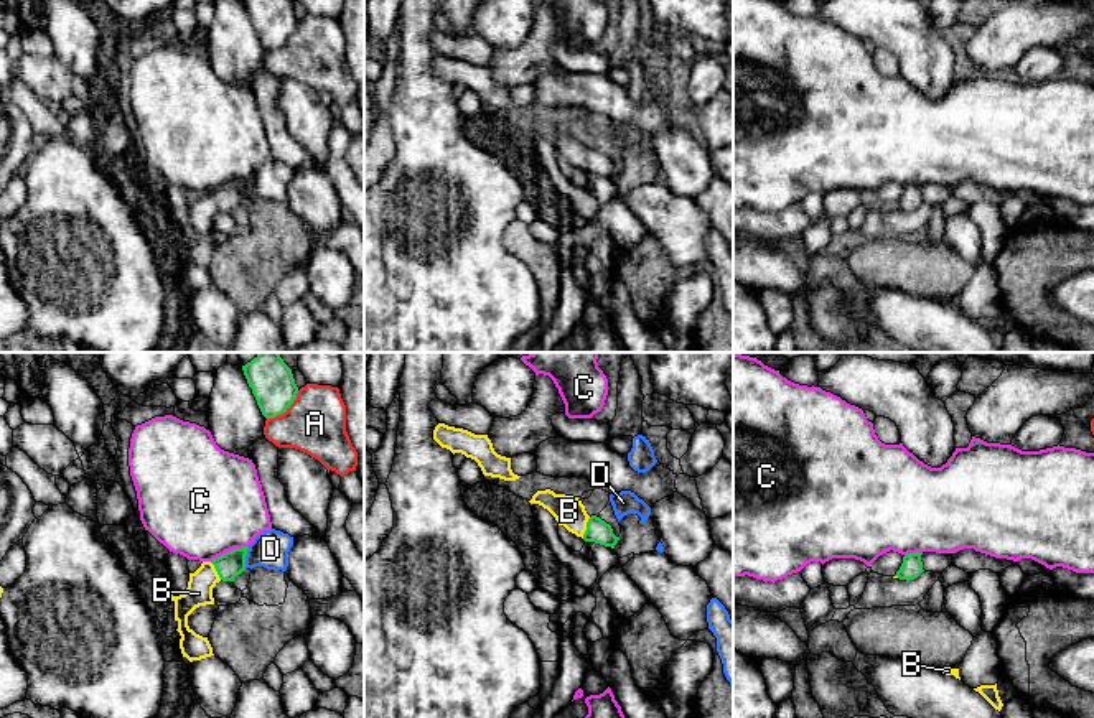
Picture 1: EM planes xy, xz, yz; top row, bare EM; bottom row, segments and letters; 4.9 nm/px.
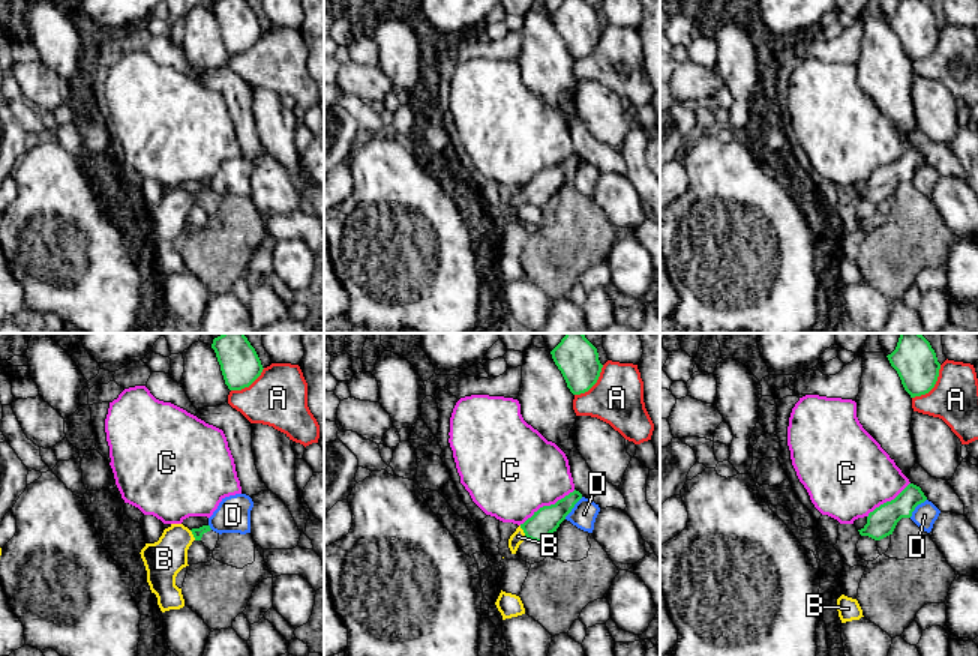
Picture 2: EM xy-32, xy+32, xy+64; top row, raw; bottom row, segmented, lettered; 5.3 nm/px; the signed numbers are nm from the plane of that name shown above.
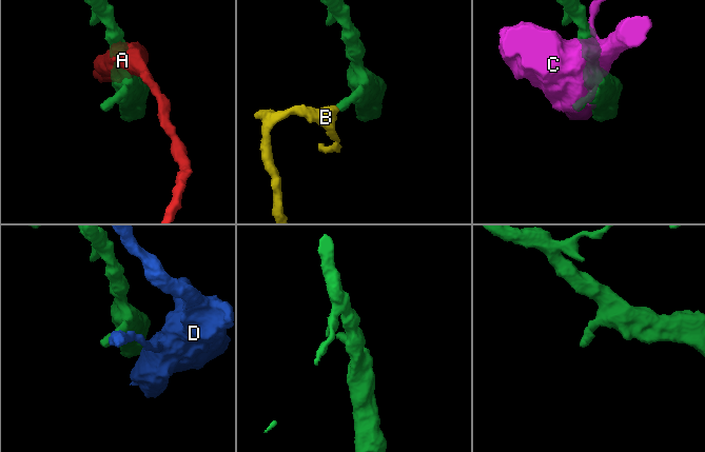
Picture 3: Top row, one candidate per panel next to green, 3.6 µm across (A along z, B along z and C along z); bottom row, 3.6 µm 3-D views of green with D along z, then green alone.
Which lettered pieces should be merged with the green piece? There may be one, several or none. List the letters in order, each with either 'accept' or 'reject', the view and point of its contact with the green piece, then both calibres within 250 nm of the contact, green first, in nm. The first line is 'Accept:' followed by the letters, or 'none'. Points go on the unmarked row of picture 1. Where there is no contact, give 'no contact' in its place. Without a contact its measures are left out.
Accept: B
A: reject; meets green in xy at (285, 41); 200 nm thick on the green side, 300 nm on the other
B: accept; meets green in xz at (587, 158); 110 nm thick on the green side, 150 nm on the other
C: reject; meets green in xy at (231, 181); 120 nm thick on the green side, 500 nm on the other
D: reject; meets green in xy at (244, 188); 120 nm thick on the green side, 180 nm on the other

